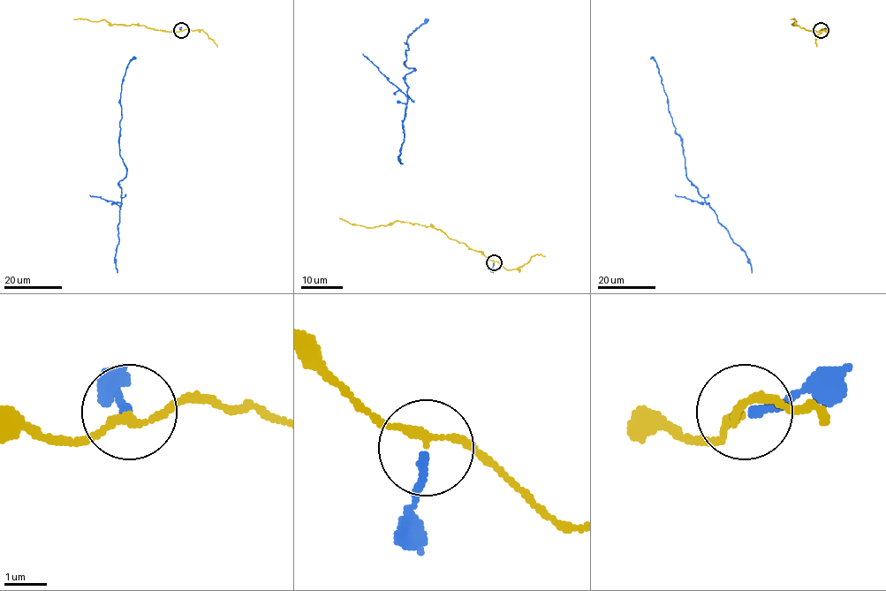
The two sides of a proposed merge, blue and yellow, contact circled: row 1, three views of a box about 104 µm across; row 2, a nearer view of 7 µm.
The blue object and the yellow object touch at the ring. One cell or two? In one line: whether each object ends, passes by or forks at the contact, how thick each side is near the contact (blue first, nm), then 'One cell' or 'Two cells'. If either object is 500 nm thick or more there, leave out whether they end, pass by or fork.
At the ring blue ends. At the ring yellow passes by. Thickness 180 nm (blue) against 160 nm. One cell

